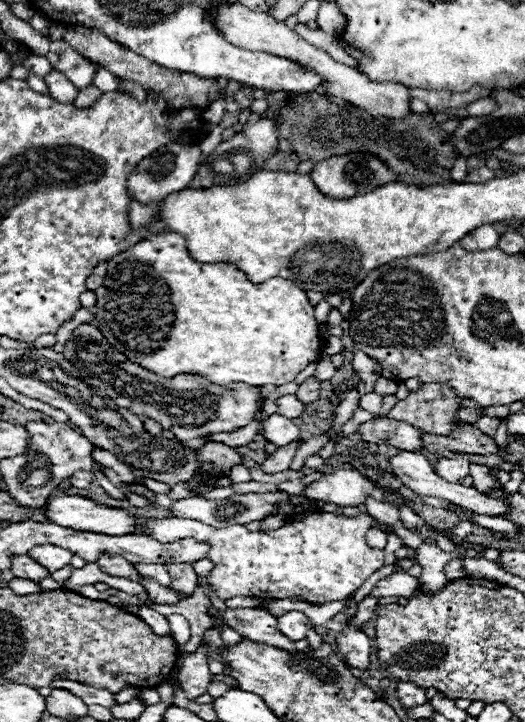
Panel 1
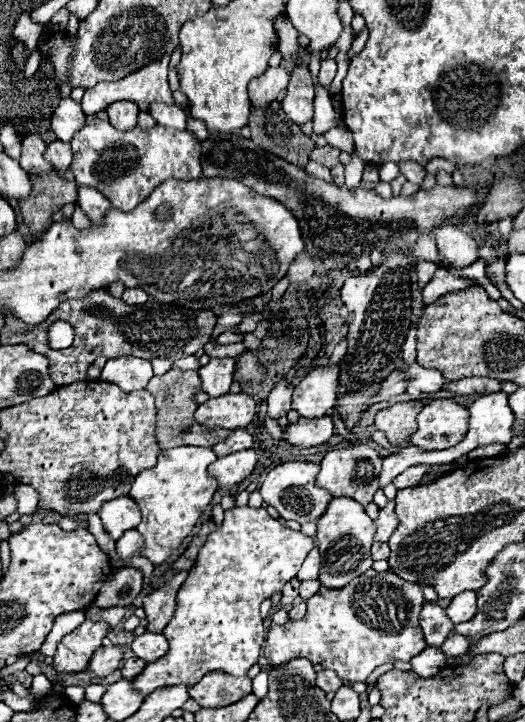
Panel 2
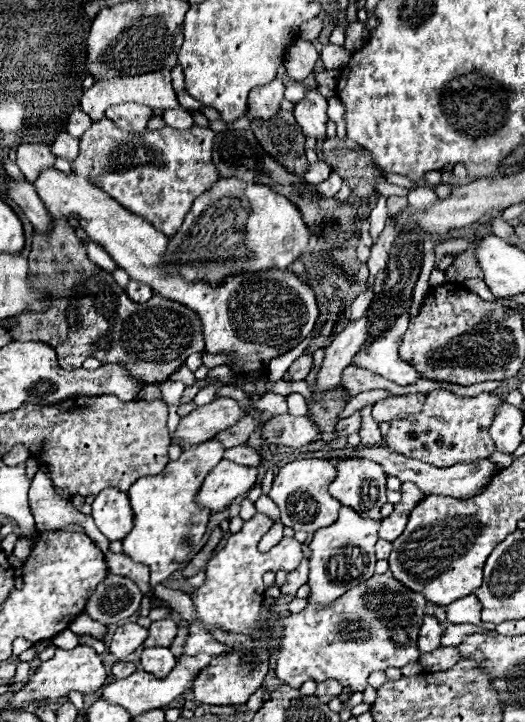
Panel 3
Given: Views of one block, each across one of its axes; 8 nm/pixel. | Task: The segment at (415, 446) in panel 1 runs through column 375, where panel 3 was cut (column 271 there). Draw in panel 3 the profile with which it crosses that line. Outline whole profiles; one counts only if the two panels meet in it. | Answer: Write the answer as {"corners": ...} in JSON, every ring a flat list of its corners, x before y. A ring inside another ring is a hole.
{"corners":[[280,414,270,418,260,428,260,434,270,444,280,444,290,448,306,446,310,442,316,442,320,436,318,426,314,426,310,416,290,416,290,414]]}

